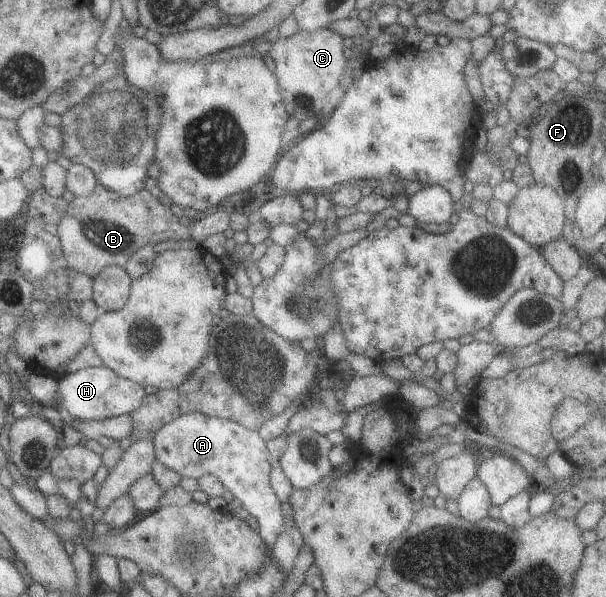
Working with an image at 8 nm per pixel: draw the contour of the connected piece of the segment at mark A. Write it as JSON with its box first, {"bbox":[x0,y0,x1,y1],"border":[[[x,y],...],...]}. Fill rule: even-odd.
{"bbox":[152,412,284,547],"border":[[[197,412],[180,415],[152,433],[154,459],[181,477],[198,480],[203,474],[214,475],[239,502],[239,506],[258,525],[258,534],[270,547],[283,531],[284,517],[280,501],[275,497],[269,483],[271,460],[265,442],[257,430],[248,430],[235,422],[206,416]]]}

